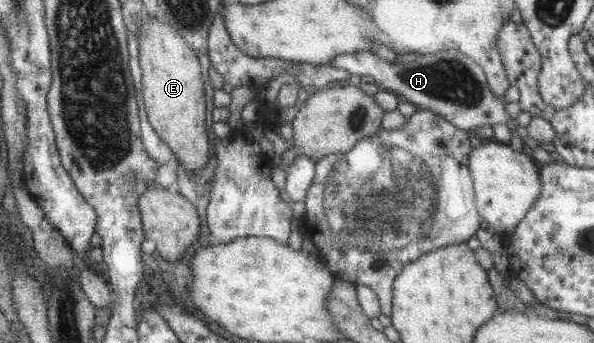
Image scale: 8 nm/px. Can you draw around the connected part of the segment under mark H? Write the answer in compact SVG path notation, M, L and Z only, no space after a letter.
M449 49L435 55L419 56L402 63L385 62L370 50L355 51L337 55L328 62L333 68L343 68L353 76L371 76L379 90L387 90L403 102L411 103L417 109L427 109L442 116L449 124L472 133L476 126L507 124L511 128L515 122L505 112L505 100L493 96L486 83L482 68L461 51Z

